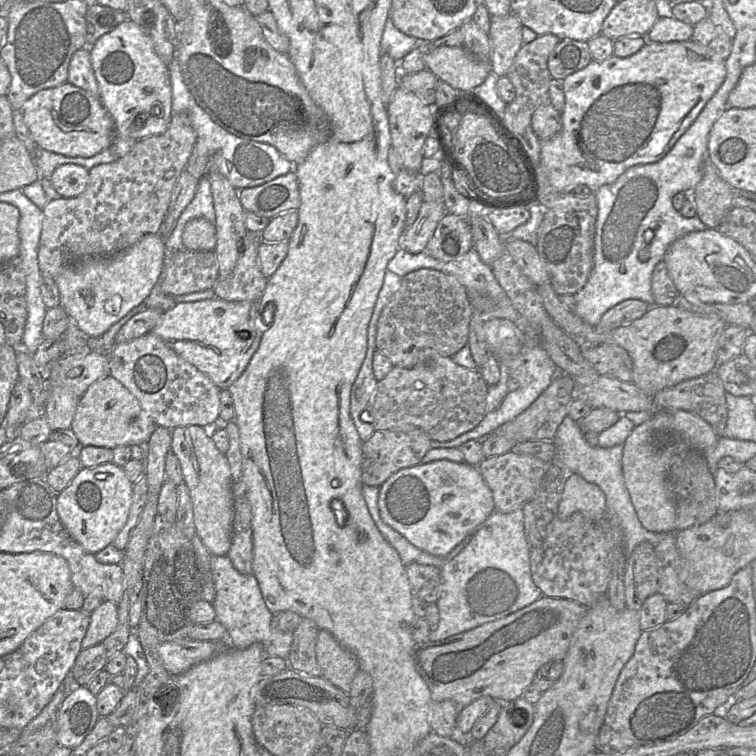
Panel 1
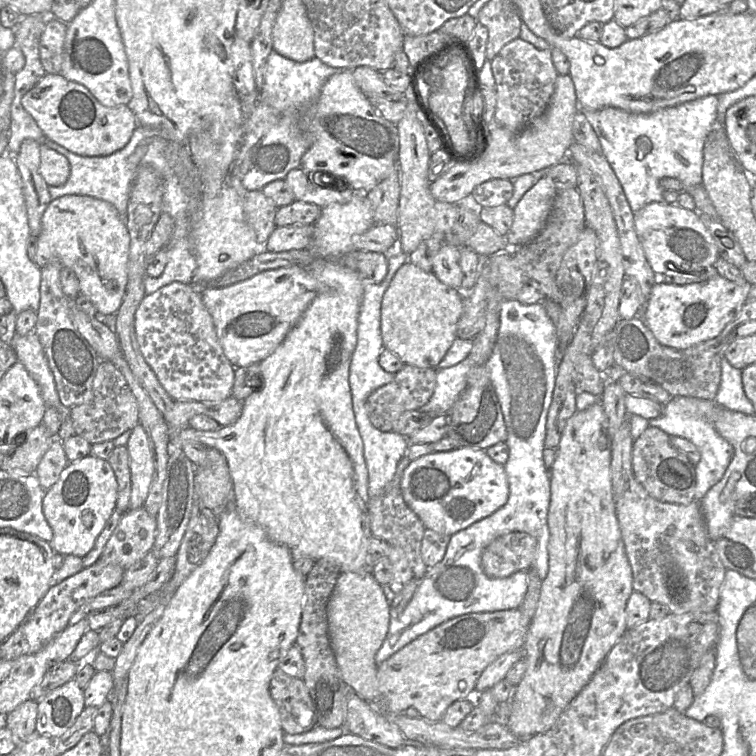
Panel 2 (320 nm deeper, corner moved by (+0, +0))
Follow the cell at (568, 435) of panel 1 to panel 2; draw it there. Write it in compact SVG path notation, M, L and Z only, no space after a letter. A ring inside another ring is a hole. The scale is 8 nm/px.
M674 396L664 405L660 416L646 419L639 415L627 415L631 436L634 441L649 426L658 427L670 436L679 436L691 441L701 454L700 461L695 465L696 490L695 501L700 501L705 494L723 477L734 455L733 446L715 430L713 426L715 401L689 396Z

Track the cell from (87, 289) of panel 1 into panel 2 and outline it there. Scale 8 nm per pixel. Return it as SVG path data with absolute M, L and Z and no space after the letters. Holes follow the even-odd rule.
M65 195L52 200L47 206L41 220L41 231L37 236L38 249L35 257L35 263L40 267L44 267L49 263L59 263L62 267L71 269L79 281L79 294L85 296L96 308L97 313L102 316L116 315L119 310L128 283L128 261L129 261L129 247L130 236L127 230L125 220L119 215L115 207L109 202L99 200L93 197L84 195Z

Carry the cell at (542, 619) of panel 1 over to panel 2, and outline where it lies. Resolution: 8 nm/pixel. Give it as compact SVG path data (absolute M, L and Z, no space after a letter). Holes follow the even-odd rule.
M518 608L495 612L469 613L458 617L454 617L436 626L427 633L419 636L418 638L416 638L415 640L413 640L412 642L401 648L399 651L397 651L387 660L385 660L384 662L382 662L380 665L377 666L377 679L383 698L384 708L386 710L385 713L404 713L405 710L408 708L415 708L419 712L420 717L433 722L437 722L441 721L446 709L453 702L466 698L475 698L476 706L479 707L488 717L495 715L496 707L499 704L498 701L494 698L494 696L490 693L489 690L484 691L480 694L476 694L475 691L476 683L479 677L481 676L482 672L485 670L485 668L489 666L492 662L494 662L498 657L510 651L523 650L530 623L531 620L526 616L524 616Z

